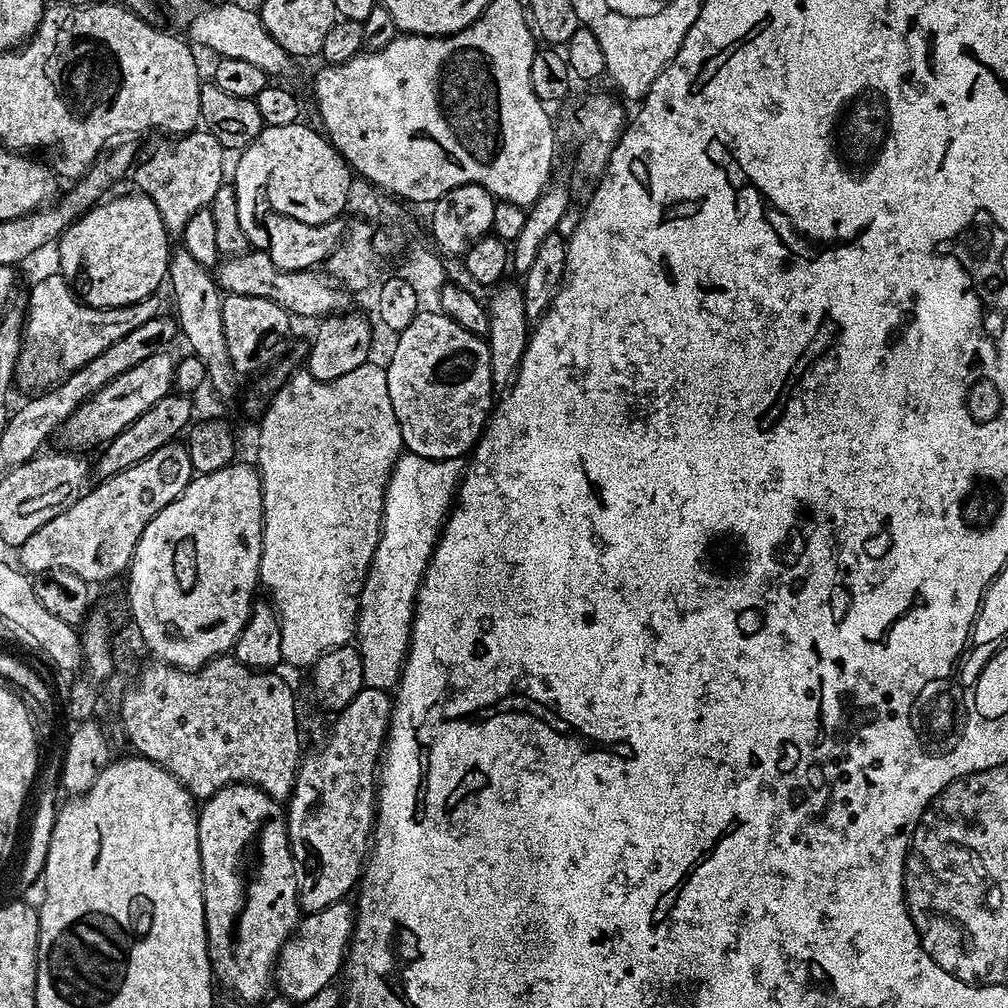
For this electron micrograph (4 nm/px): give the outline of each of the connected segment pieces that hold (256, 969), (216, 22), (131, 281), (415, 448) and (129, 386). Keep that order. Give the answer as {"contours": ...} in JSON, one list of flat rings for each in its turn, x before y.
{"contours":[[[227,784,225,788,218,790,199,805,198,842,200,843,201,857,213,856,214,859,220,860,221,866,224,867,220,872,220,876,222,879,228,880,228,885,225,888,208,886,204,889,204,921,206,922,206,934,208,935,208,957,212,963,212,974,215,983,219,987,221,984,228,991,225,993,229,997,235,998,245,1005,256,1003,256,1005,259,1005,269,995,268,987,270,989,273,987,276,960,280,957,282,946,290,939,293,930,302,919,298,887,298,865,296,859,292,856,292,847,288,841,288,822,285,809,282,807,281,801,272,800,262,789,254,787,253,784]],[[208,4,200,8,188,20,187,39,193,45,201,44,209,48,220,58,242,58,242,62,251,62,258,66,270,78,280,78,294,64,293,57,288,55,278,42,266,30,259,11,255,7,243,8,240,4]],[[143,194,105,199,60,235,59,275,91,308,121,308,159,293,170,259,170,237,158,206]],[[422,310,414,318,414,322,410,322,410,326,406,326,406,330,402,330,395,337,396,349,392,352,392,361,386,364,390,406,394,406,394,418,398,418,398,426,404,439,404,448,407,451,414,454,422,454,422,458,434,458,435,460,458,458,459,456,467,457,472,449,476,447,476,442,480,439,480,434,484,431,484,425,488,423,489,415,494,407,494,396,492,400,494,389,490,378,490,350,485,337,470,334,470,330,466,330,461,324,454,322,449,316,445,316,443,311,435,311]],[[165,350,158,354,150,354,150,358,138,362,138,366,126,370,126,374,118,374,118,378,106,382,102,390,98,390,90,399,82,402,82,406,78,406,78,410,74,410,74,414,70,414,70,418,62,426,64,440,68,443,65,445,72,450,92,448,95,444,103,446,119,432,126,430,130,422,146,414,146,410,154,406,154,402,169,395,174,388,172,379,176,373,176,360,170,353,171,351]]]}

